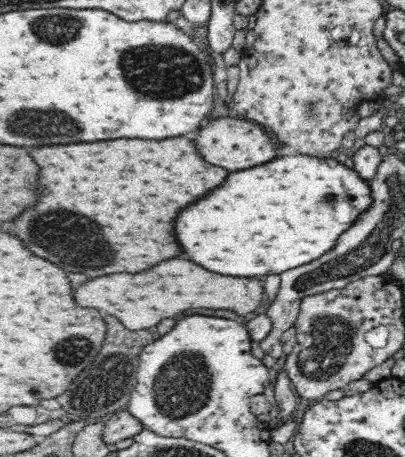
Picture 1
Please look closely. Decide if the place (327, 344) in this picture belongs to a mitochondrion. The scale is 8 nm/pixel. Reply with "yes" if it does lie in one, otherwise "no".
yes

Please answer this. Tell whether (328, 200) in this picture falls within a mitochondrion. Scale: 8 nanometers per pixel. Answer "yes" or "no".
yes

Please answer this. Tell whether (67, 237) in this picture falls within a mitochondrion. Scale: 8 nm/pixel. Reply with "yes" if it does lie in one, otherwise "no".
yes

